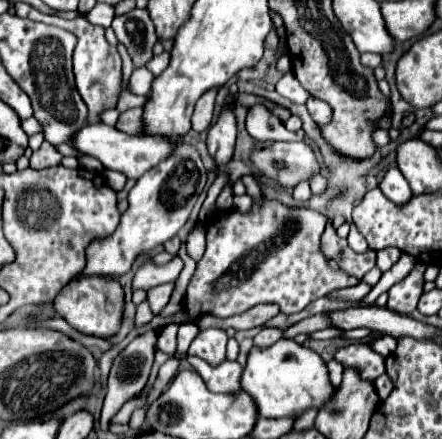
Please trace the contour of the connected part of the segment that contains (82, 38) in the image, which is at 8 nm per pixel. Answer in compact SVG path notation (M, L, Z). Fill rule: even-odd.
M17 2L15 10L17 10L19 18L29 18L29 20L53 24L53 26L65 28L65 30L69 30L77 36L77 46L75 46L75 54L73 54L75 84L77 84L77 90L79 90L83 102L89 108L87 124L99 124L101 114L107 108L117 108L117 100L121 96L121 78L123 78L123 74L121 74L121 56L119 56L117 48L111 46L105 40L105 28L97 26L97 24L91 24L85 16L77 16L73 20L65 20L65 18L59 18L59 16L47 16L47 14L39 12L37 8L33 8L31 4L25 4L25 2Z

